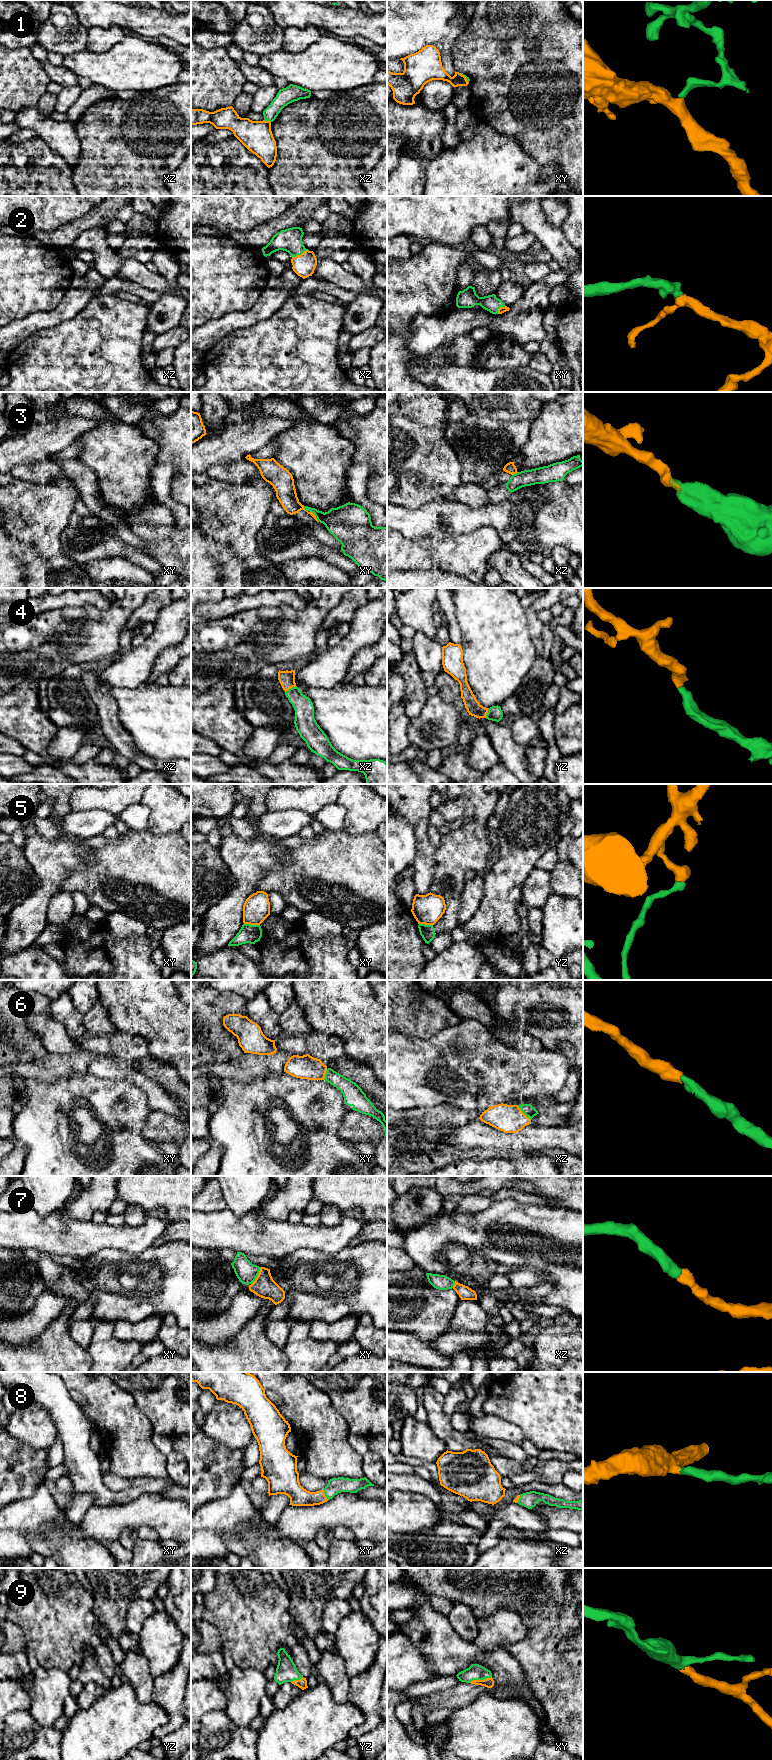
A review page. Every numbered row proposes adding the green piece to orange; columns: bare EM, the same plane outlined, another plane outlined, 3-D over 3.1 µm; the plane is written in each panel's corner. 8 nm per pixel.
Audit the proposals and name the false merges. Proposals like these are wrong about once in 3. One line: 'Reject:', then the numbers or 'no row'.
Reject: 1, 3, 5

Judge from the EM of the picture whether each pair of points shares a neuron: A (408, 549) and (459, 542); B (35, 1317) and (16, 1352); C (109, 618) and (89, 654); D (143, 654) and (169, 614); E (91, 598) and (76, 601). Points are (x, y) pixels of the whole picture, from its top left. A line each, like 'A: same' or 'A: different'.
A: same
B: different
C: same
D: same
E: same

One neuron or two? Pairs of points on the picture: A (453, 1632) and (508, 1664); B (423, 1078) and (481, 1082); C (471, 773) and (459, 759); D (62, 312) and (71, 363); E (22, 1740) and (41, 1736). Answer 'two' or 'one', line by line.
A: one
B: one
C: one
D: two
E: one

